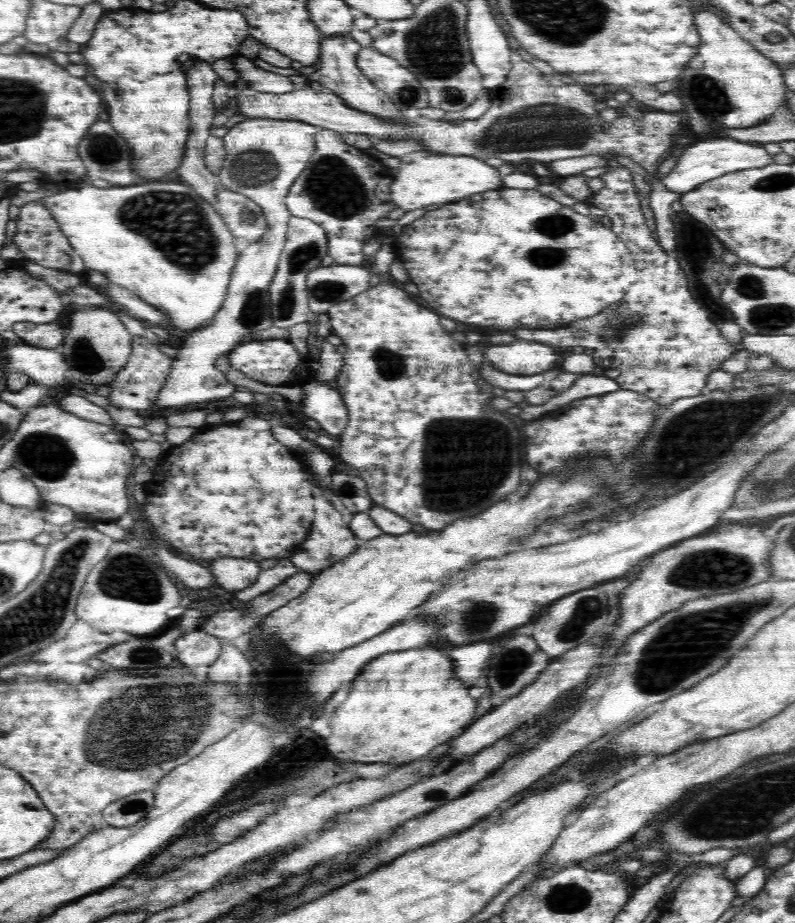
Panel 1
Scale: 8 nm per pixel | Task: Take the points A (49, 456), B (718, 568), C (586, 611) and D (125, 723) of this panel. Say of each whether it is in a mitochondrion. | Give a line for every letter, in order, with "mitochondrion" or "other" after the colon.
A: mitochondrion
B: mitochondrion
C: mitochondrion
D: mitochondrion

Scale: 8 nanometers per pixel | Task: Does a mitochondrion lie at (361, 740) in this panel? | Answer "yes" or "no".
yes

